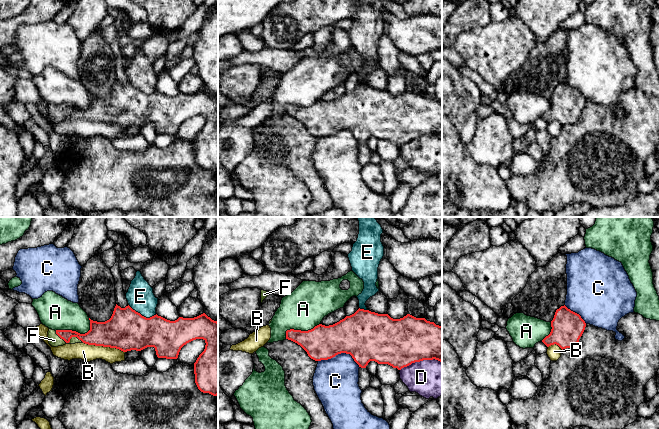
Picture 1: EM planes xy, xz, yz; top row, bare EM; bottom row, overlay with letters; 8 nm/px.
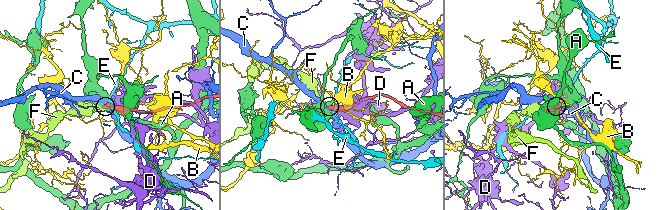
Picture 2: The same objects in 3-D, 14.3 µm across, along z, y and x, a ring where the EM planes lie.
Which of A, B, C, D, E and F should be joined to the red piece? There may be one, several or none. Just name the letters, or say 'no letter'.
F

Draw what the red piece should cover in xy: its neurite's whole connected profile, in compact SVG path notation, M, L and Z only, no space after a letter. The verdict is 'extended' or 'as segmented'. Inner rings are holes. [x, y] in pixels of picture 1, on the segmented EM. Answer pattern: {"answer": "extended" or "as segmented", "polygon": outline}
{"answer": "extended", "polygon": "M116 304L109 320L89 320L90 330L85 334L49 329L49 344L58 347L85 343L123 352L154 347L158 358L177 359L184 345L203 339L205 349L194 363L195 383L201 392L218 395L218 322L205 313L170 321L157 314L146 318L129 305L121 308Z"}

